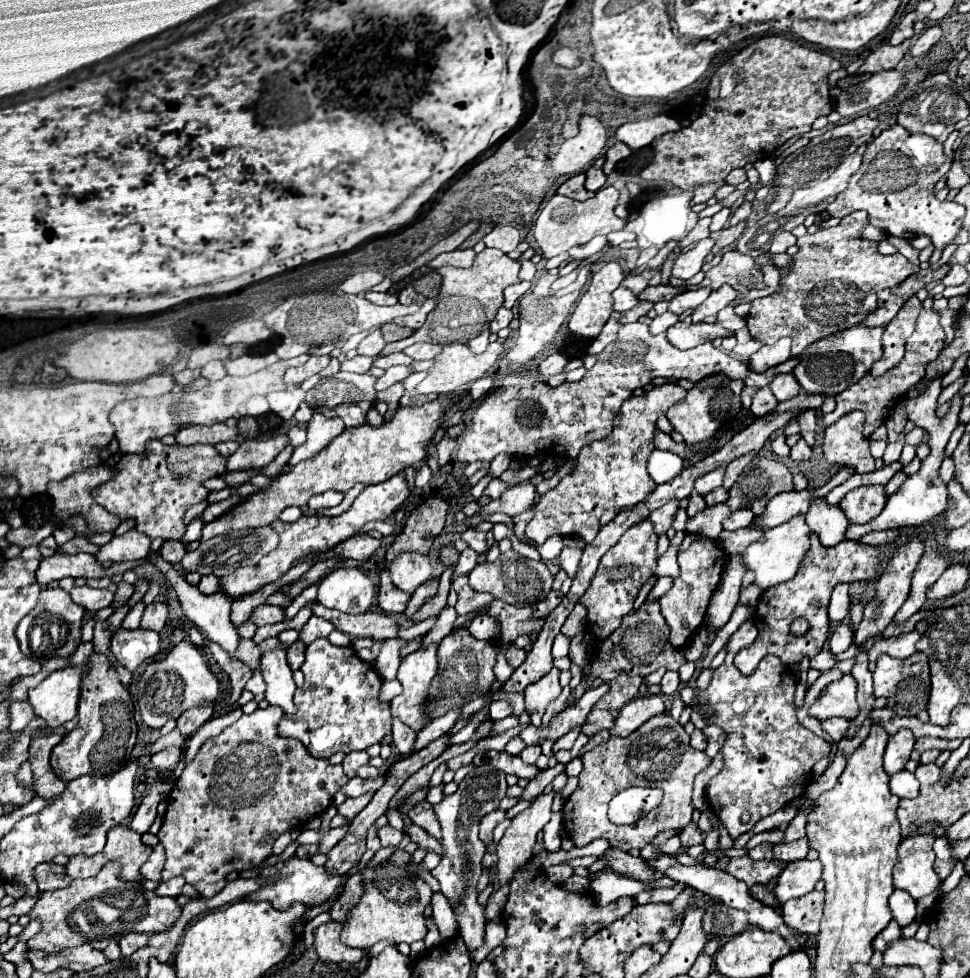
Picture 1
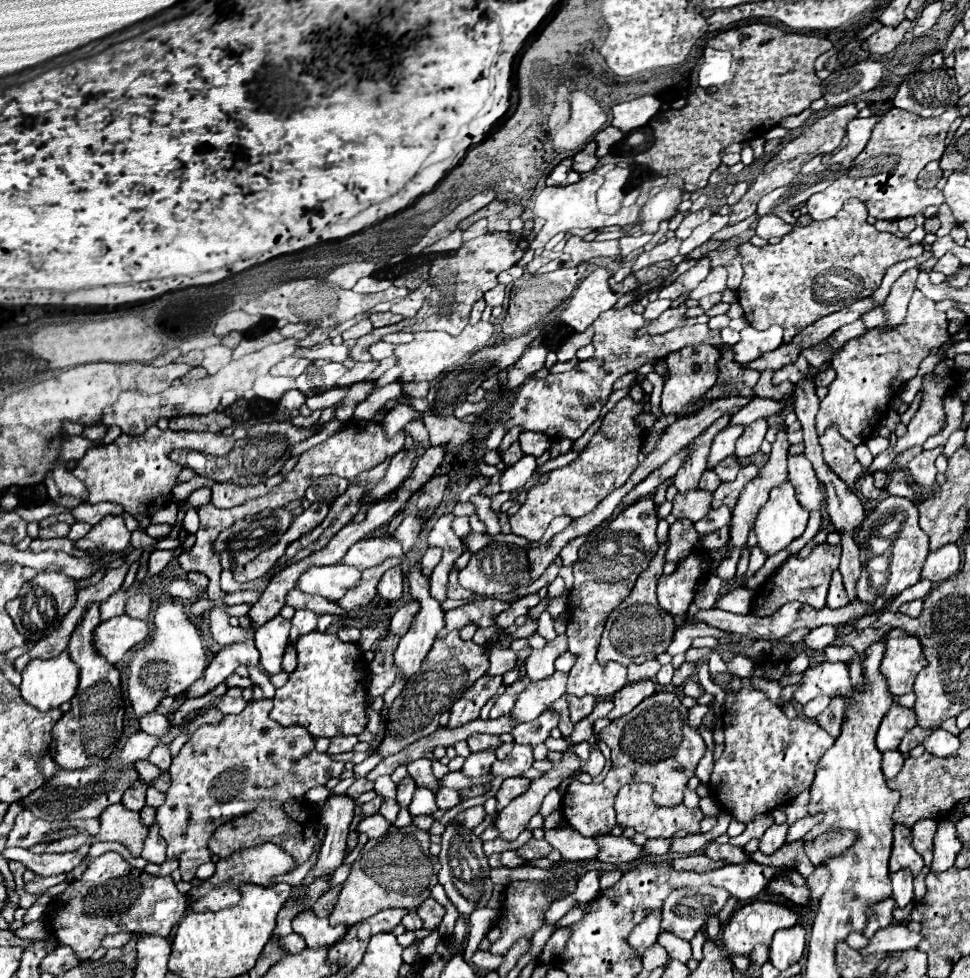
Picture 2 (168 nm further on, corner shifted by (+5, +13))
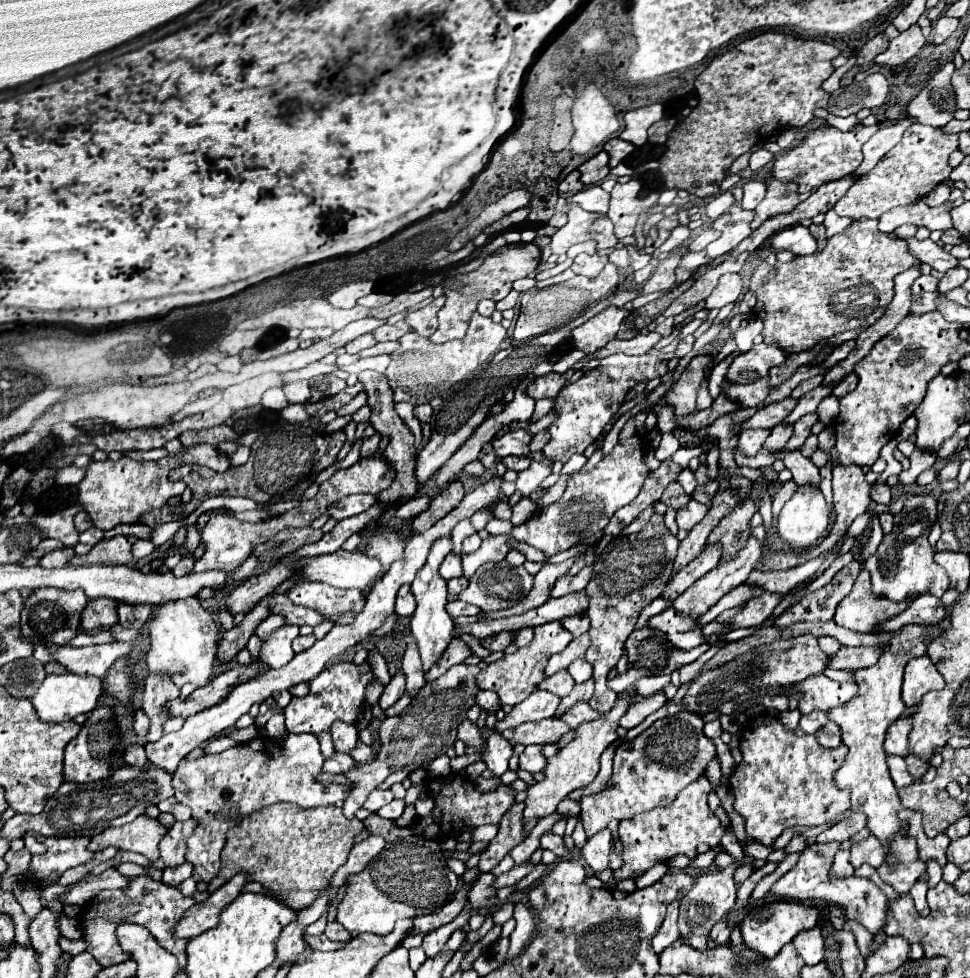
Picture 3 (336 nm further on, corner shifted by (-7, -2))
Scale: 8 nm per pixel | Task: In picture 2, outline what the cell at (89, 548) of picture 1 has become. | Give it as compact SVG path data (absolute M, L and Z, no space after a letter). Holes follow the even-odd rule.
M53 524L39 530L39 538L63 538L69 534L69 524Z

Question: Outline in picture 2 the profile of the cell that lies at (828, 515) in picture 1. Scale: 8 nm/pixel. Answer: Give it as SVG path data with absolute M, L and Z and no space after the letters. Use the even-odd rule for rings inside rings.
M789 454L789 482L793 484L797 492L797 500L805 510L823 510L823 490L819 480L815 478L815 472L811 468L811 462L803 454Z

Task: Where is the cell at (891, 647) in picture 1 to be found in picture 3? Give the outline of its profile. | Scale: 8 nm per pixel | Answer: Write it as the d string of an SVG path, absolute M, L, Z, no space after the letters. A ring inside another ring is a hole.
M841 647L831 657L829 667L831 669L865 669L875 665L881 653L883 653L881 647Z

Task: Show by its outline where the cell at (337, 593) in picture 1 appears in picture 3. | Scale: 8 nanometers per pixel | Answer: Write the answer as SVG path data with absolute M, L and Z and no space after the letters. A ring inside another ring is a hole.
M303 581L295 585L289 593L289 599L295 605L303 605L309 609L319 611L325 617L335 617L343 613L359 613L365 605L365 593L353 589L335 589L325 583L311 583Z

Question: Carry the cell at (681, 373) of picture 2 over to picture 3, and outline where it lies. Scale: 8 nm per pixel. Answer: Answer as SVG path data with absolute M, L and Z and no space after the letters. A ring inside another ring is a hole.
M699 355L691 359L691 363L685 367L681 379L673 385L673 389L667 393L667 403L673 405L675 413L681 415L691 415L697 411L697 393L699 385L705 375L705 367L711 363L711 355Z

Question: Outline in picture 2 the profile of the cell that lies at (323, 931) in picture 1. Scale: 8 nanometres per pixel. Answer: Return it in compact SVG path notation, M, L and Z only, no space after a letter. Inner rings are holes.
M307 910L293 920L293 932L303 936L309 948L323 948L333 946L337 940L341 940L345 926L343 924L331 926L327 918L317 918L311 910Z

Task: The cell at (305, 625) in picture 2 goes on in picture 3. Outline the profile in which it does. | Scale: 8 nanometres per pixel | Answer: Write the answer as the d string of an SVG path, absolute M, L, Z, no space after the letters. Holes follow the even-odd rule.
M311 633L311 635L299 635L295 641L293 641L293 651L295 653L301 653L301 651L305 651L305 649L309 649L313 643L315 643L317 639L315 639L315 635Z

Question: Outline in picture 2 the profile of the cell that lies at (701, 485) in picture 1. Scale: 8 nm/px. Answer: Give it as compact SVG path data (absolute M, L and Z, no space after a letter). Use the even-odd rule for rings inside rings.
M727 426L715 436L713 446L711 446L711 454L709 454L709 462L707 462L709 468L715 468L727 456L733 456L735 442L743 434L743 430L745 430L745 426Z

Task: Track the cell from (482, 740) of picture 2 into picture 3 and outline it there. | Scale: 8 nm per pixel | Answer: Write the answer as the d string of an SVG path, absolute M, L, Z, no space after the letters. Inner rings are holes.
M465 719L465 721L459 725L459 739L461 739L467 747L475 747L475 749L479 749L481 753L485 753L485 741L483 741L477 725L471 723L469 719Z

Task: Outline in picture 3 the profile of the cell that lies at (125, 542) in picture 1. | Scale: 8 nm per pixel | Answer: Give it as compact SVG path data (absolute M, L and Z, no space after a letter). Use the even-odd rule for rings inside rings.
M115 535L109 541L99 541L91 553L83 555L83 557L73 557L71 565L91 565L91 563L131 563L133 561L133 553L131 553L131 543L127 541L125 535Z

